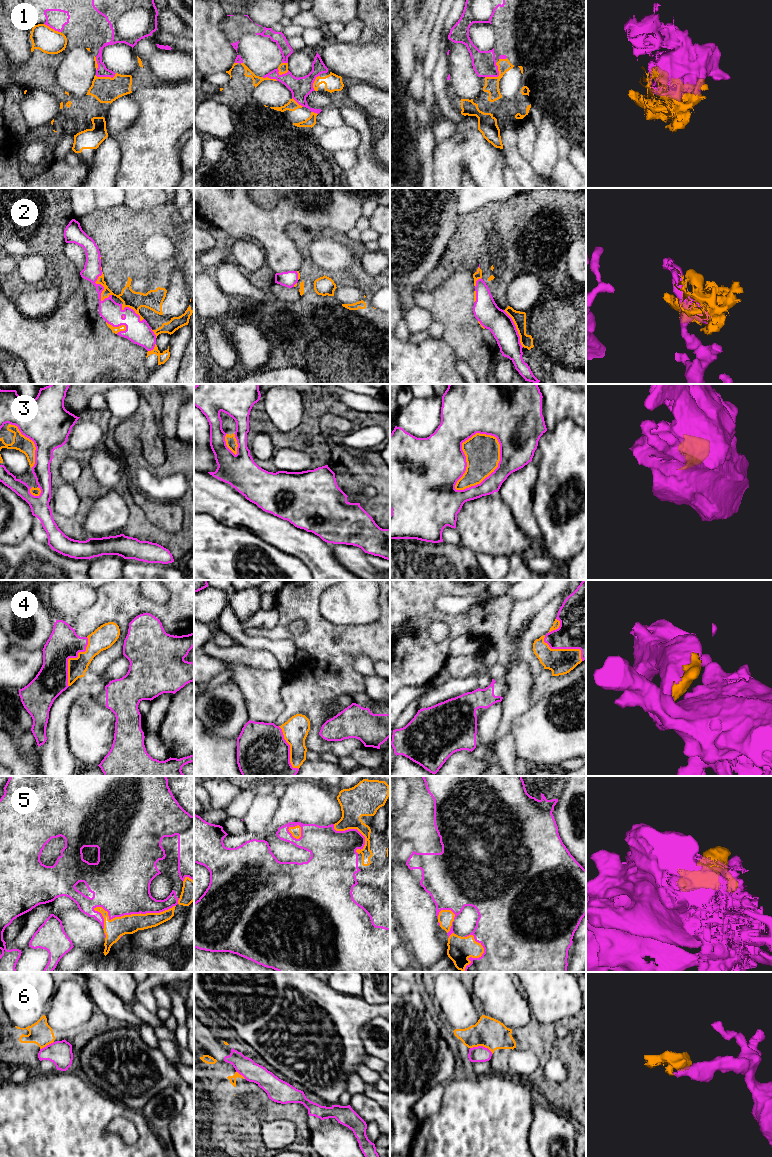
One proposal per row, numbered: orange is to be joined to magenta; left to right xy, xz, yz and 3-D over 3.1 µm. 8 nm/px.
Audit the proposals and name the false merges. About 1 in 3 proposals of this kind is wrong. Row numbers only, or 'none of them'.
2, 3, 6

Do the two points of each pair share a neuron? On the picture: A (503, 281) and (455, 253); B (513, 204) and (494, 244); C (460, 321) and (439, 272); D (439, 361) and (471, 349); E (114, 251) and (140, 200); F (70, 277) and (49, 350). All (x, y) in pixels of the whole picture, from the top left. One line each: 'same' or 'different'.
A: same
B: different
C: different
D: different
E: different
F: different

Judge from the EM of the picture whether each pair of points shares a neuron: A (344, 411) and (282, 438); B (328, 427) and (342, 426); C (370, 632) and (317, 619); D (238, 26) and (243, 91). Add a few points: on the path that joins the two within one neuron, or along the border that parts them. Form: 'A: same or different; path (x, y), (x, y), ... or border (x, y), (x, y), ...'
A: same; path (329, 409), (321, 409), (297, 432)
B: same; path (331, 427), (339, 426)
C: same; path (357, 633), (330, 632)
D: same; path (264, 31), (285, 48), (284, 65), (269, 76)

